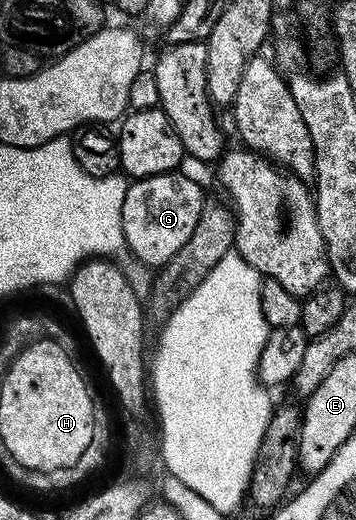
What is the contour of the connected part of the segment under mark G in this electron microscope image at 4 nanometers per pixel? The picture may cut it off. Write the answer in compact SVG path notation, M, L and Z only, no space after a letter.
M182 171L131 180L126 186L122 208L126 249L134 252L135 259L142 265L167 265L172 255L192 239L196 219L200 219L203 207L201 187L192 178L185 177Z

